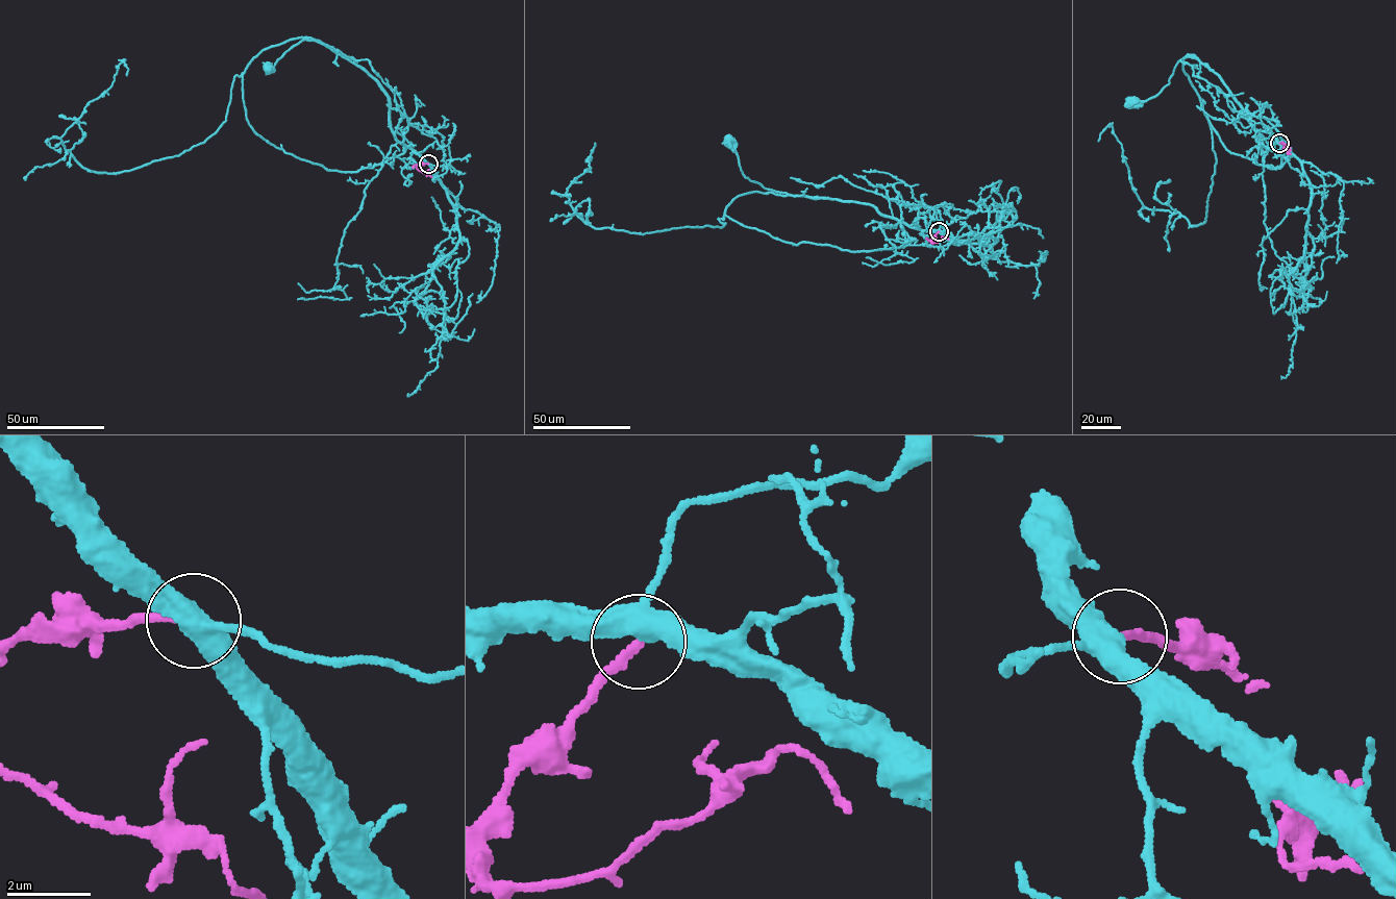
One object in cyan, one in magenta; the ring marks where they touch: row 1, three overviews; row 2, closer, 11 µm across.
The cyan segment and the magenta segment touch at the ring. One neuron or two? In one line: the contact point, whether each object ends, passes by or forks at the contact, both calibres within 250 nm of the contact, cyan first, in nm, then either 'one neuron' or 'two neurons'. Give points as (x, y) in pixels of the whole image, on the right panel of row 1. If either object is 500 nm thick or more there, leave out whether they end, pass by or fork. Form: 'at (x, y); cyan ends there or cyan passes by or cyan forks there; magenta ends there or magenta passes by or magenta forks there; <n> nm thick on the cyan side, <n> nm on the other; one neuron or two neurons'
at (1279, 143); cyan forks there; magenta ends there; 440 nm thick on the cyan side, 200 nm on the other; two neurons

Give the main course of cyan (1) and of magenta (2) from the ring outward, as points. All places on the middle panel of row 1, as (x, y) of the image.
1: (939, 231), (911, 226), (879, 214), (869, 204), (794, 196), (764, 188), (745, 177), (732, 145), (727, 141)
2: (939, 231), (931, 243), (945, 235), (948, 240)

